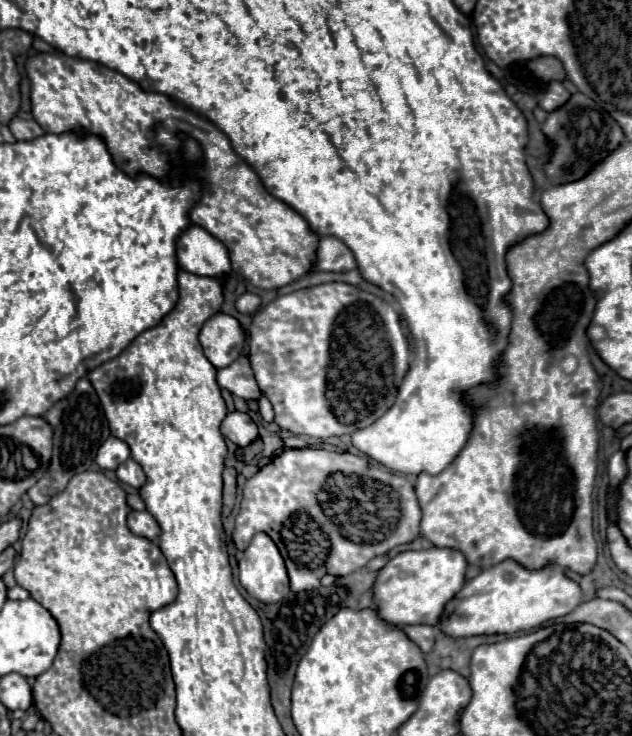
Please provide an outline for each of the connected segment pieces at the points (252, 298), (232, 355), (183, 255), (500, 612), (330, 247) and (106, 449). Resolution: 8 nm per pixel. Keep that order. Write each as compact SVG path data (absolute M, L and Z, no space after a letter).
M250 292L242 294L242 296L236 300L236 308L238 308L238 312L242 312L242 314L252 314L252 312L258 310L258 306L260 306L260 296L250 294Z
M224 312L208 318L200 330L200 344L204 348L204 356L216 368L230 366L242 354L244 338L246 334L240 322Z
M190 226L178 240L178 264L182 270L224 280L230 272L228 248L200 226Z
M504 560L482 570L476 578L464 584L464 588L446 606L442 630L454 638L534 630L552 618L570 614L580 602L580 586L570 580L558 564L548 564L540 570L528 570L516 560Z
M334 236L322 238L316 254L318 254L318 264L312 268L314 272L320 272L320 270L348 272L348 270L356 268L356 258L354 258L352 250Z
M110 436L100 448L98 448L98 454L96 454L96 464L102 468L102 470L116 470L118 464L126 462L130 458L130 448L124 440L116 438L116 436Z

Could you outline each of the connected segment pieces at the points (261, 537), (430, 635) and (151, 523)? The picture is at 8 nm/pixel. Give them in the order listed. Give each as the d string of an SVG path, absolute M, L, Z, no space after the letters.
M264 532L252 538L250 546L244 550L242 562L238 562L238 568L242 588L264 604L274 604L290 592L284 560L272 538Z
M402 626L402 630L412 638L412 642L416 642L416 646L424 652L430 654L434 648L434 628L432 626Z
M132 510L130 514L128 514L128 518L126 518L126 524L128 524L128 528L136 534L136 536L144 536L144 538L148 538L148 540L154 540L154 538L158 538L158 534L160 534L160 528L158 528L158 522L152 518L152 514L150 512L136 512L136 510Z

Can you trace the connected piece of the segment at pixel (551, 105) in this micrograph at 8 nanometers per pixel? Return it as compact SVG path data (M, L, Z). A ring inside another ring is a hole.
M550 82L546 94L540 100L540 106L544 110L552 112L554 108L560 108L562 104L566 104L566 100L570 100L570 92L560 82Z

